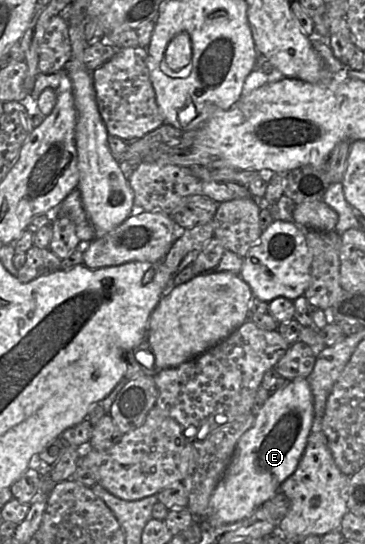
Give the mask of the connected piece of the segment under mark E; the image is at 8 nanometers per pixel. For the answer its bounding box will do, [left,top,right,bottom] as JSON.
[197,378,313,526]

